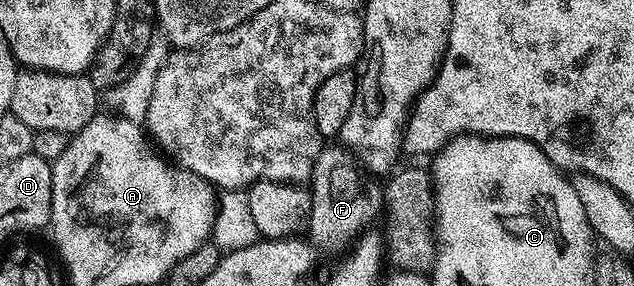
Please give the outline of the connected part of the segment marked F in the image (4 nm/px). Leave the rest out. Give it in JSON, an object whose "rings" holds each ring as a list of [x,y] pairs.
{"rings":[[[341,145],[322,146],[313,166],[311,213],[307,220],[307,239],[314,248],[345,251],[383,211],[383,187],[363,170],[353,155]]]}

